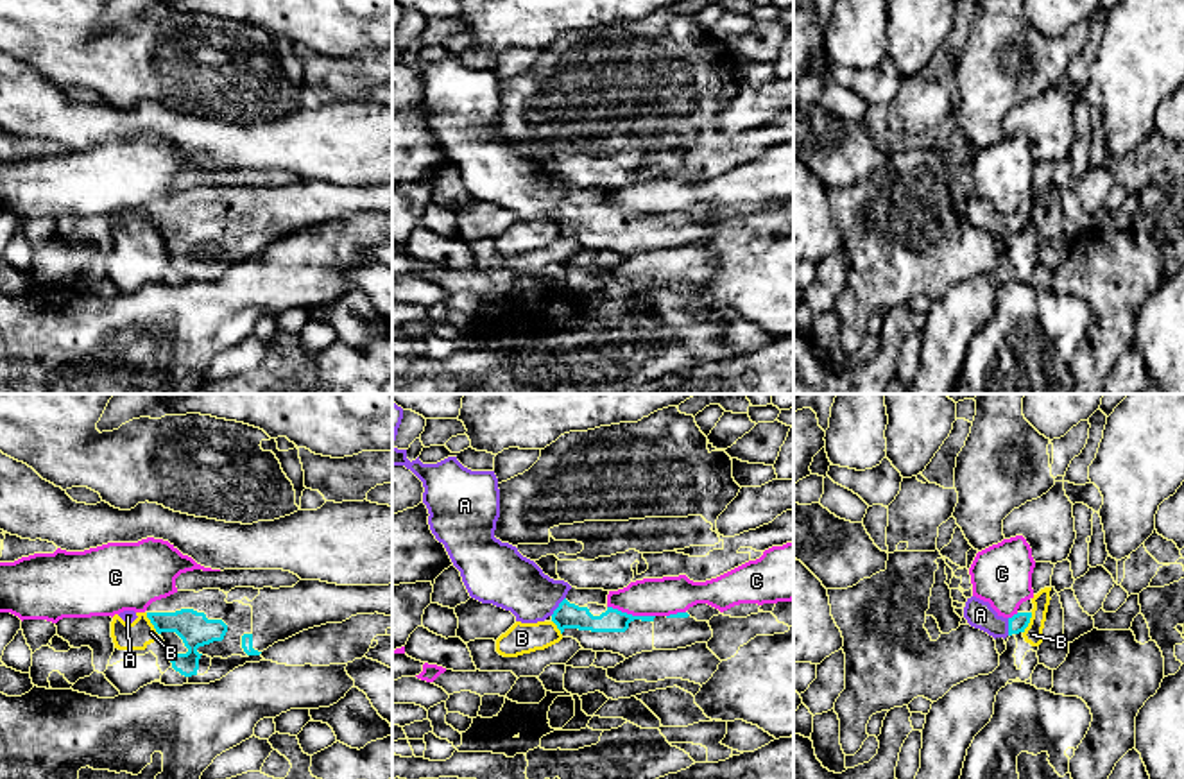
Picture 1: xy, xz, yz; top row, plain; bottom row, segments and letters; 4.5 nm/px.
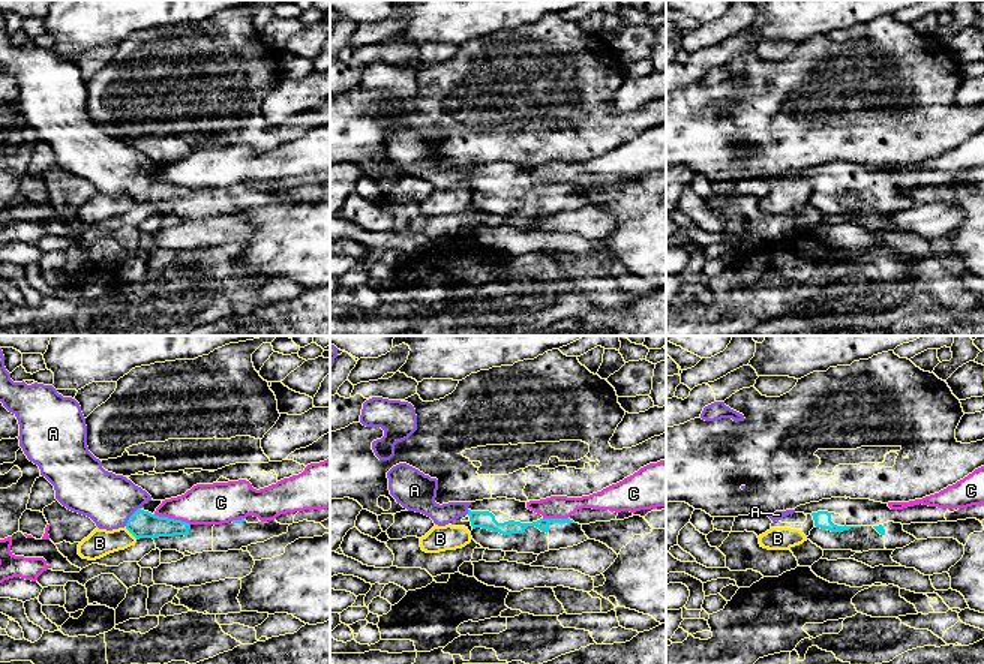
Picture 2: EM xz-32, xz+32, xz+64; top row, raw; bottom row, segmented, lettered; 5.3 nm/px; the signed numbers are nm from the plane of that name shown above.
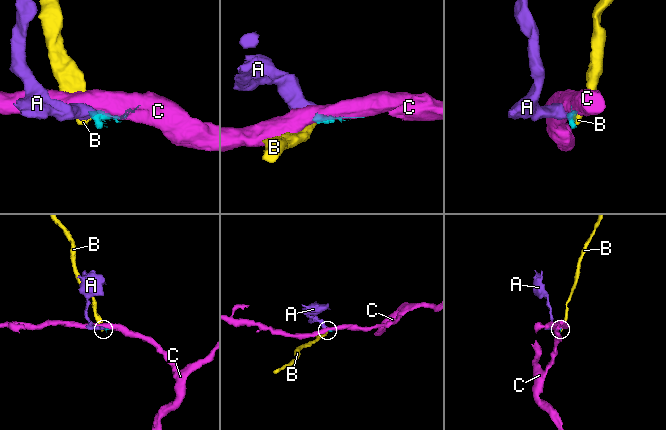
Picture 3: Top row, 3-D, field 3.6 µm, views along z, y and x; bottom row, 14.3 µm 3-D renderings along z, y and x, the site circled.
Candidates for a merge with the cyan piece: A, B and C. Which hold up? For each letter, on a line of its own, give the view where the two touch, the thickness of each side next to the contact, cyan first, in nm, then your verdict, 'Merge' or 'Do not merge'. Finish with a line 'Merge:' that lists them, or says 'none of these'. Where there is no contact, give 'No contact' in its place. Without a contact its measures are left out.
A: Touches cyan in xz. Thickness 110 nm (cyan) against 260 nm. Merge
B: Touches cyan in xy. Thickness 150 nm (cyan) against 130 nm. Do not merge
C: Touches cyan in xz. Thickness 110 nm (cyan) against 180 nm. Do not merge
Merge: A

